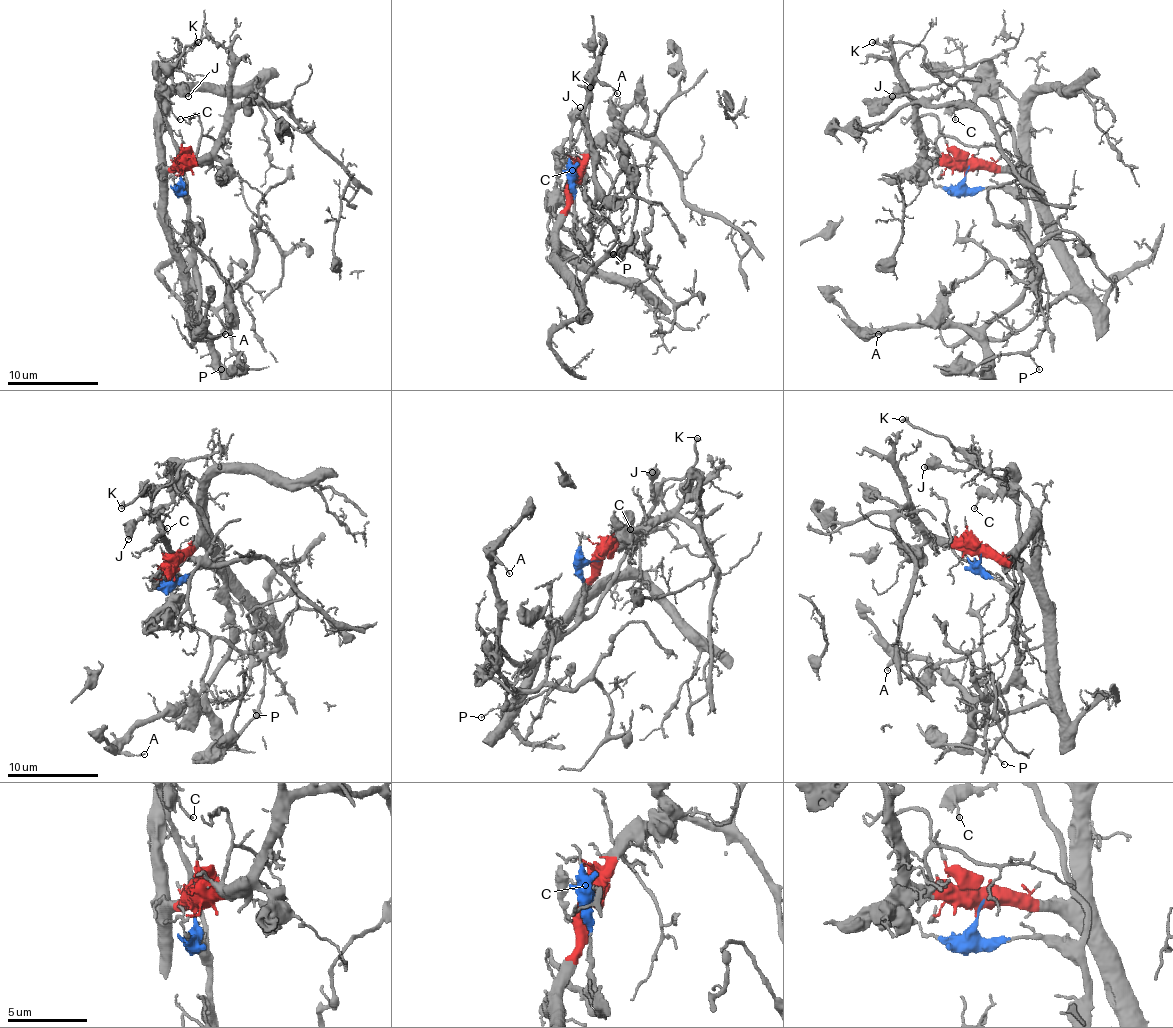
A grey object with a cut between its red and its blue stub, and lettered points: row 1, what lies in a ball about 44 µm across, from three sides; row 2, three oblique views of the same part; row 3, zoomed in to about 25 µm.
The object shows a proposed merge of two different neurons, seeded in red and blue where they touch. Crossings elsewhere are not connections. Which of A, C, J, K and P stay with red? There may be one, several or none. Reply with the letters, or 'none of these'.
P

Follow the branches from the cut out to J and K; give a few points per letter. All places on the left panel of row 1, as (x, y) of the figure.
J: (180, 169), (182, 188), (185, 169), (173, 147), (171, 128), (164, 119), (162, 83), (169, 74), (187, 97)
K: (180, 169), (182, 188), (185, 169), (162, 106), (162, 83), (185, 46), (198, 42)

